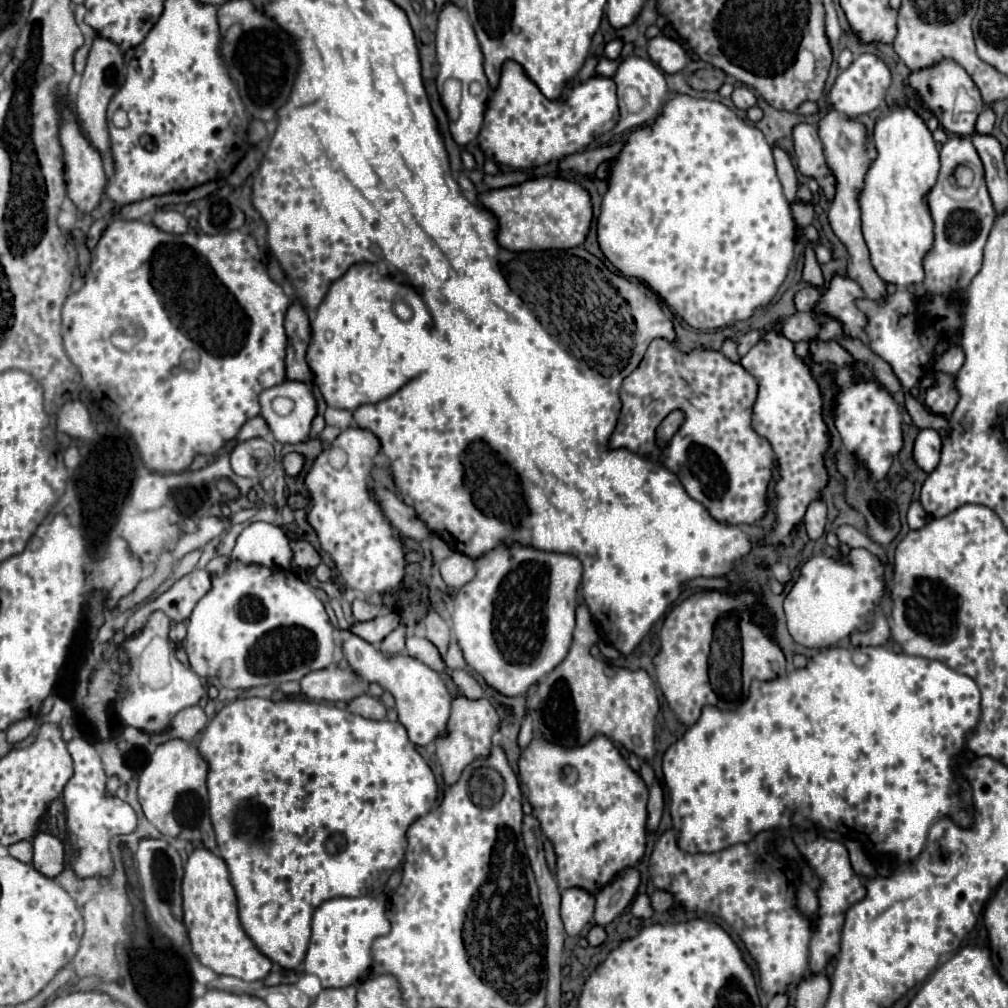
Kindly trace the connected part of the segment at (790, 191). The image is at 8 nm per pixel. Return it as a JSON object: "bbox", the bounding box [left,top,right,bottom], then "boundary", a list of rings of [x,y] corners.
{"bbox":[771,145,797,203],"boundary":[[[771,145],[773,149],[773,157],[775,157],[775,165],[777,165],[777,173],[779,173],[779,179],[781,179],[781,185],[783,185],[783,191],[785,191],[785,197],[787,201],[795,203],[797,201],[797,177],[795,177],[795,169],[791,165],[791,159],[789,155],[777,147],[777,145]]]}

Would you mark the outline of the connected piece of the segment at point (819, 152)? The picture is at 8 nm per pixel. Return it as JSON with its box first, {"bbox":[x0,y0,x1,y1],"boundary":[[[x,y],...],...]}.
{"bbox":[793,123,835,199],"boundary":[[[797,123],[793,127],[793,143],[795,143],[795,155],[797,155],[799,171],[803,175],[815,177],[821,183],[821,187],[825,189],[827,199],[831,199],[833,197],[835,179],[831,177],[831,173],[827,169],[823,147],[821,147],[821,139],[817,135],[815,125]]]}

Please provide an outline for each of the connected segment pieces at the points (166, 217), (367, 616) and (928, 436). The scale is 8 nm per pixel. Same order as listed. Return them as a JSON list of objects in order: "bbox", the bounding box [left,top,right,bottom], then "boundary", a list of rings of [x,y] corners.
[{"bbox":[153,211,189,233],"boundary":[[[159,211],[155,213],[153,221],[165,233],[185,233],[189,227],[187,219],[177,211]]]},{"bbox":[351,599,379,621],"boundary":[[[355,599],[351,607],[353,607],[355,621],[371,621],[371,619],[375,619],[379,615],[379,607],[365,601],[365,599]]]},{"bbox":[913,429,941,473],"boundary":[[[921,429],[917,439],[915,439],[915,449],[913,449],[913,459],[915,463],[931,473],[937,463],[939,463],[939,453],[941,453],[941,437],[935,429]]]}]

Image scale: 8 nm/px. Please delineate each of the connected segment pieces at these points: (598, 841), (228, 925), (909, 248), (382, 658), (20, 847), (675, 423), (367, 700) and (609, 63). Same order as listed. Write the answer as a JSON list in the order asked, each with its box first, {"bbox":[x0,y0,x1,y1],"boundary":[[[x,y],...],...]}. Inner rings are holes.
[{"bbox":[519,735,649,895],"boundary":[[[597,735],[587,745],[575,749],[563,749],[543,739],[533,739],[529,747],[521,753],[519,777],[529,789],[529,803],[533,805],[533,815],[539,819],[545,837],[555,847],[557,883],[561,889],[579,887],[595,895],[617,873],[627,867],[635,867],[637,861],[643,857],[649,789],[645,787],[641,777],[631,771],[627,761],[621,757],[621,751],[607,737]],[[569,767],[577,773],[577,779],[573,783],[567,781]]]},{"bbox":[181,849,271,983],"boundary":[[[195,849],[185,865],[185,877],[181,884],[183,923],[189,935],[189,945],[197,961],[217,975],[239,977],[247,983],[265,979],[271,971],[271,961],[253,945],[245,935],[239,913],[237,897],[229,881],[229,871],[221,857],[215,857],[207,849]]]},{"bbox":[859,109,939,289],"boundary":[[[893,109],[887,113],[887,117],[879,119],[875,123],[873,141],[877,147],[877,159],[865,175],[865,187],[859,197],[861,229],[877,275],[889,285],[907,289],[915,283],[923,283],[923,259],[929,253],[929,247],[933,247],[933,217],[929,215],[929,205],[925,199],[939,175],[939,151],[925,121],[911,109]]]},{"bbox":[343,635,451,747],"boundary":[[[347,635],[343,641],[343,655],[349,667],[367,683],[379,683],[385,691],[395,697],[395,709],[399,713],[399,723],[407,729],[411,743],[425,747],[437,737],[445,735],[447,721],[451,713],[451,691],[437,671],[425,667],[425,663],[409,657],[409,655],[381,655],[377,645],[371,645],[357,635]]]},{"bbox":[9,841,33,863],"boundary":[[[19,841],[9,847],[9,855],[19,859],[21,863],[31,863],[33,859],[33,845],[29,841]]]},{"bbox":[656,411,683,447],"boundary":[[[673,411],[673,413],[659,425],[656,435],[661,447],[671,440],[671,437],[673,437],[677,431],[677,427],[681,425],[681,421],[683,421],[683,413],[681,413],[681,411]]]},{"bbox":[349,695,387,721],"boundary":[[[361,695],[353,699],[349,703],[349,711],[365,719],[373,719],[373,721],[383,721],[387,717],[387,709],[383,707],[383,703],[371,695]]]},{"bbox":[594,58,621,77],"boundary":[[[601,58],[595,68],[594,76],[613,77],[621,60],[606,60]]]}]

